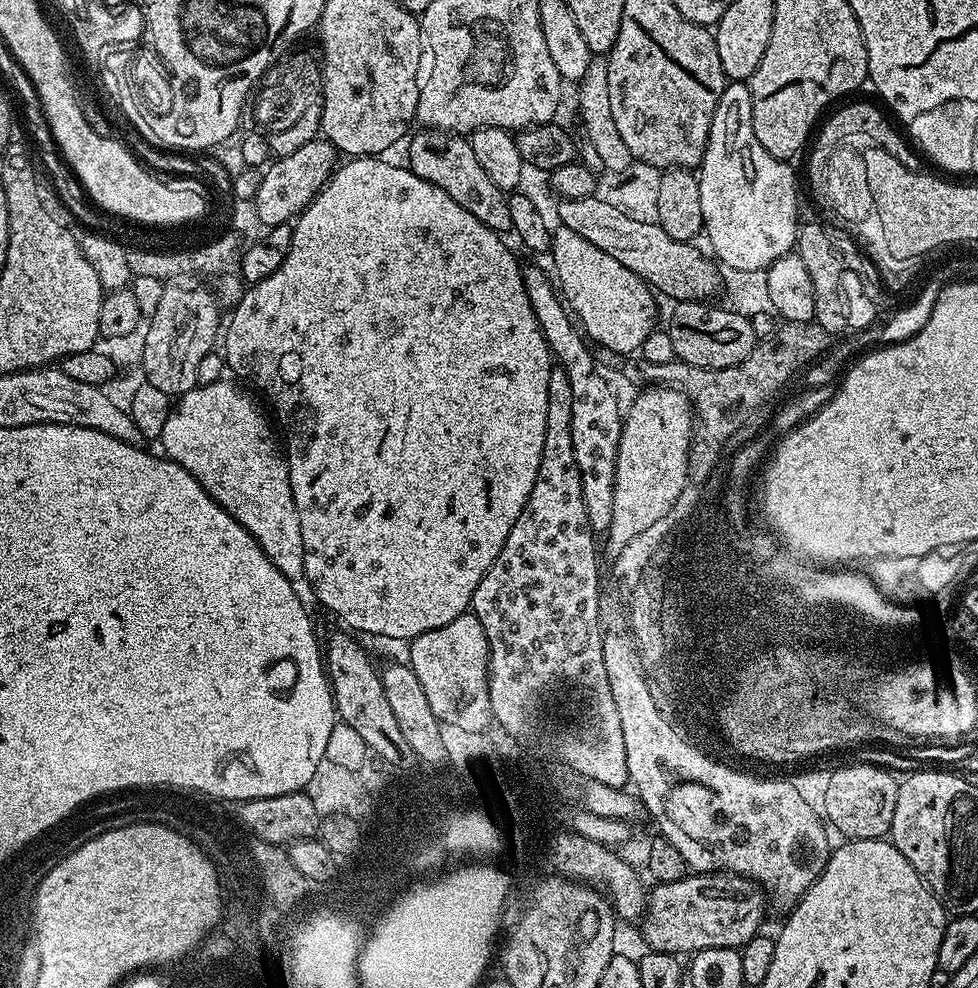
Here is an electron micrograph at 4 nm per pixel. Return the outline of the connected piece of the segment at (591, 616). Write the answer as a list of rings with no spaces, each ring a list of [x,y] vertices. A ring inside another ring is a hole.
[[[559,366],[553,367],[550,374],[548,397],[546,398],[546,438],[542,442],[542,462],[538,466],[538,478],[534,482],[534,490],[530,490],[530,498],[526,502],[522,514],[518,516],[518,522],[514,522],[514,526],[510,526],[510,534],[506,538],[502,550],[498,550],[498,558],[494,558],[490,570],[486,570],[482,582],[478,582],[478,586],[472,595],[470,612],[476,615],[478,621],[481,622],[482,629],[485,630],[486,638],[489,642],[489,700],[495,723],[502,722],[507,724],[508,728],[513,729],[517,735],[517,740],[522,743],[527,755],[536,758],[536,761],[560,761],[572,767],[576,772],[602,782],[606,786],[625,789],[630,782],[628,732],[624,732],[622,722],[618,718],[618,710],[614,704],[614,698],[611,696],[612,686],[606,682],[606,669],[602,660],[602,641],[599,633],[599,572],[602,569],[602,563],[596,557],[596,544],[592,541],[594,533],[590,522],[586,518],[586,502],[582,502],[582,474],[578,470],[578,458],[574,458],[572,423],[570,422],[571,413],[570,378],[566,378],[563,368]],[[563,692],[572,692],[573,698],[577,700],[576,708],[580,711],[580,720],[574,721],[572,726],[560,726],[555,730],[550,724],[545,726],[544,707],[551,700],[558,699]]]

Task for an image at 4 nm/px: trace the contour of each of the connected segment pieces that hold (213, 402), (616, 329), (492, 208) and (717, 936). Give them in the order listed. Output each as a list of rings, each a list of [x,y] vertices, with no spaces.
[[[221,379],[212,385],[191,388],[185,395],[173,403],[170,414],[166,418],[166,426],[162,426],[162,434],[158,441],[163,455],[173,460],[178,466],[185,468],[191,476],[201,484],[226,509],[232,517],[256,539],[258,546],[286,574],[286,578],[294,586],[294,594],[298,594],[298,602],[309,610],[317,607],[316,591],[304,575],[304,547],[302,546],[302,526],[298,522],[298,510],[294,502],[294,494],[290,486],[287,455],[276,445],[272,437],[272,428],[260,408],[239,388],[241,385],[227,384]]]
[[[596,250],[596,253],[590,255],[588,262],[590,260],[592,272],[588,272],[586,268],[586,274],[590,274],[590,278],[594,276],[594,288],[590,288],[590,296],[565,296],[563,301],[579,322],[583,333],[597,347],[627,356],[633,355],[654,328],[657,297],[640,276],[628,270],[622,262],[615,261],[604,250]]]
[[[424,128],[419,131],[413,131],[407,141],[407,167],[414,174],[418,174],[418,178],[450,194],[450,198],[454,198],[454,202],[458,202],[462,210],[474,214],[474,218],[478,218],[478,222],[482,222],[490,230],[501,234],[511,233],[513,229],[508,196],[498,186],[494,186],[486,170],[482,170],[478,158],[474,158],[471,139],[454,132],[440,132],[437,128]]]
[[[687,874],[680,881],[657,883],[654,888],[647,893],[642,917],[644,940],[651,951],[691,954],[711,948],[739,950],[761,931],[766,896],[755,880],[731,874]]]

